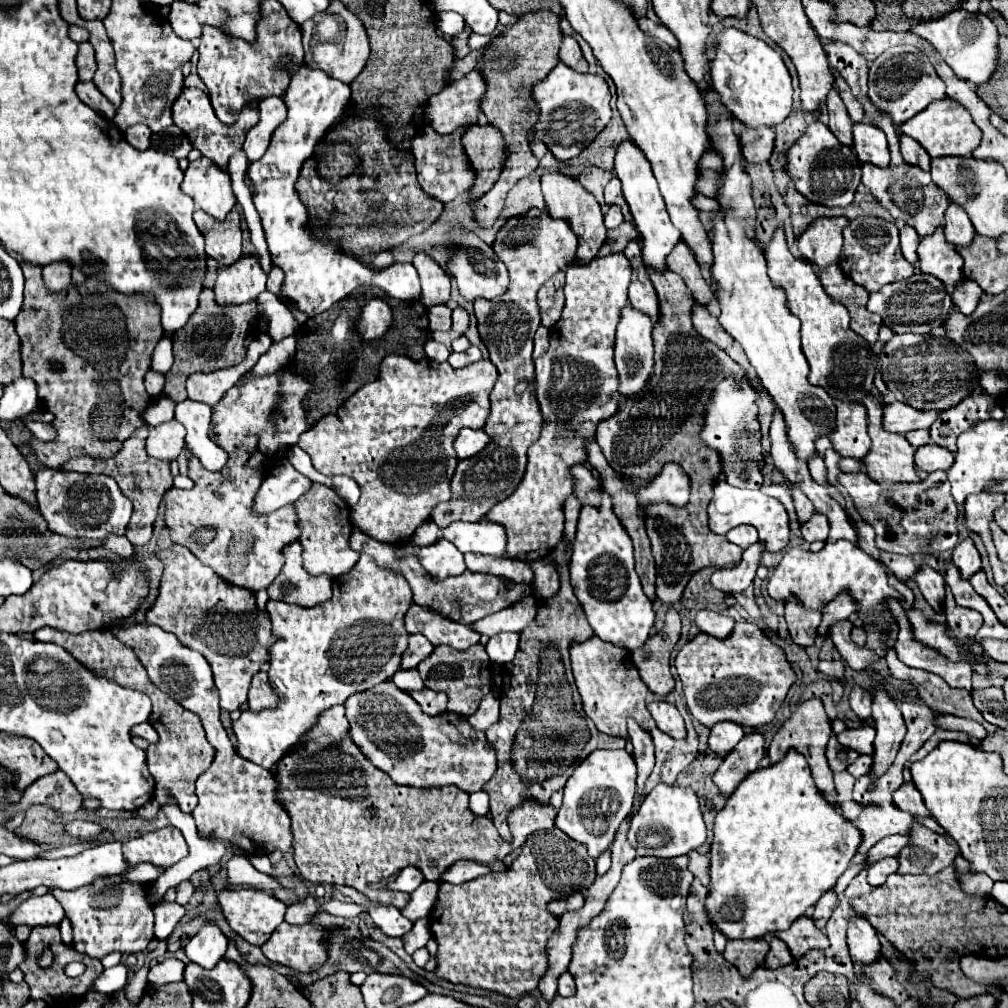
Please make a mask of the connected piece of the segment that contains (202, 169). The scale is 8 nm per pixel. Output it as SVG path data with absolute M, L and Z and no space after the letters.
M199 158L189 162L181 190L195 200L195 206L207 212L209 216L223 220L235 204L231 190L231 178L219 170L209 158Z

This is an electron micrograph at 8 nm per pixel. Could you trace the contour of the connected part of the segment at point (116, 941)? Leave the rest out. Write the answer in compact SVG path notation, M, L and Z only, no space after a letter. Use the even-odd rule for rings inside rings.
M97 882L97 886L85 886L73 892L53 890L51 894L71 920L75 950L101 960L111 952L143 952L153 940L154 913L145 900L145 892L147 886L133 886L129 882Z

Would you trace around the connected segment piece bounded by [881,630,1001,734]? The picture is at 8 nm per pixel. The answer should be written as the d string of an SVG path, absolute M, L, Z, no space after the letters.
M883 630L883 632L881 632L881 646L883 646L885 660L887 660L887 666L889 666L891 674L893 674L897 680L901 680L903 684L911 684L911 686L917 690L917 694L919 694L921 702L925 702L931 710L935 710L935 712L945 712L945 714L953 714L953 716L961 716L961 718L971 718L971 720L975 720L975 722L983 724L983 728L985 728L989 734L1001 732L1001 728L999 728L999 726L995 726L995 724L991 726L989 722L985 722L985 718L981 716L981 712L979 712L979 710L975 708L975 704L973 704L971 692L951 688L951 686L949 686L941 676L937 676L937 674L933 674L933 672L927 672L927 670L919 670L919 668L905 666L905 664L897 658L895 648L893 648L893 646L889 646L887 642L889 642L889 632L885 632L885 630Z

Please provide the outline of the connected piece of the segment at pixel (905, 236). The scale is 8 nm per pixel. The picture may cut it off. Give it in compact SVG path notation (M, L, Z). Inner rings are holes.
M901 224L901 252L905 256L905 260L913 266L919 264L919 258L917 258L917 244L921 240L921 236L907 224Z

